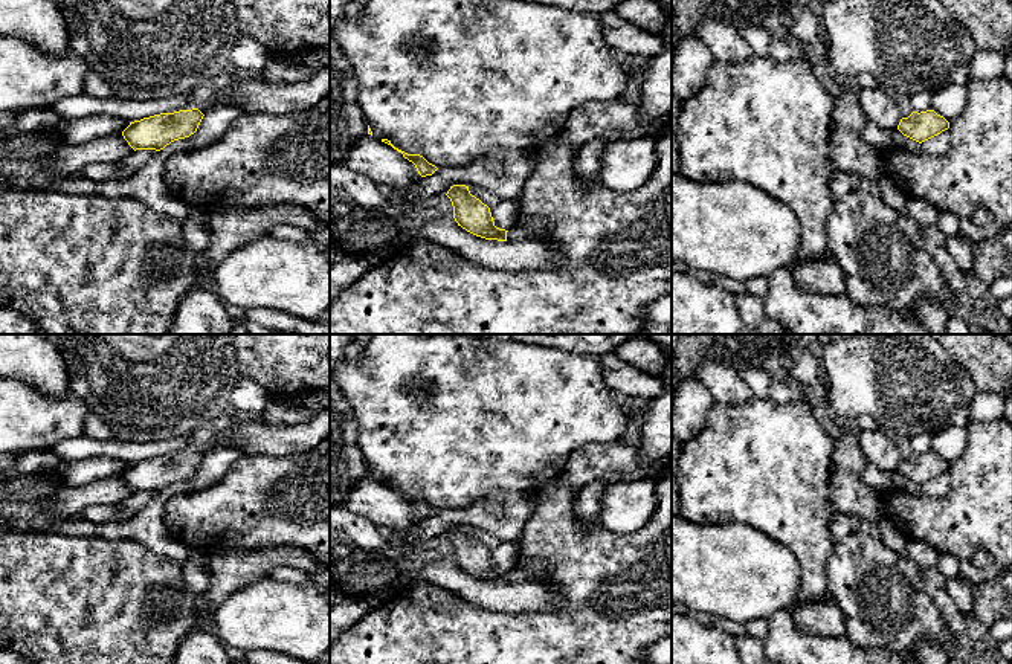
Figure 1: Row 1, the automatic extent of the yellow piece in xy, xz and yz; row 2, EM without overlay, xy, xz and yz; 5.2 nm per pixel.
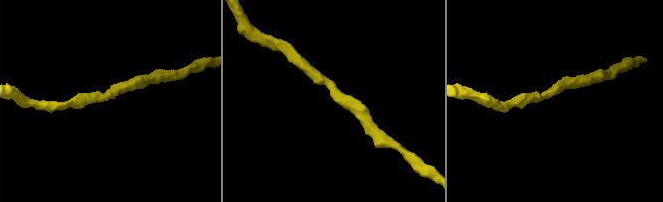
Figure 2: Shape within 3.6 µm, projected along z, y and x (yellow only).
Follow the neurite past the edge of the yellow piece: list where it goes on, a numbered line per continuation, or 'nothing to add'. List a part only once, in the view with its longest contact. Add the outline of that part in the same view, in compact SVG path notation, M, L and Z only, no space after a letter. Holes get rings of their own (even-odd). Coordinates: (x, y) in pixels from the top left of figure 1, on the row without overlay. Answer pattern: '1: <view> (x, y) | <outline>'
nothing to add

